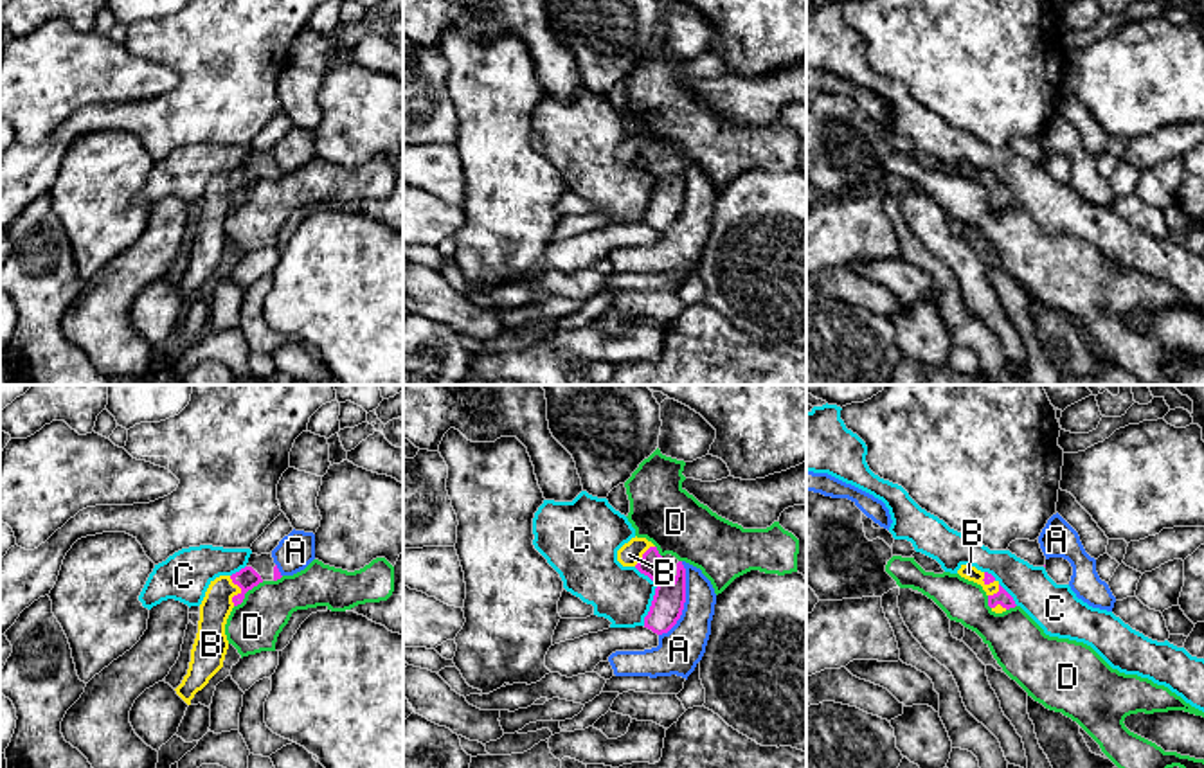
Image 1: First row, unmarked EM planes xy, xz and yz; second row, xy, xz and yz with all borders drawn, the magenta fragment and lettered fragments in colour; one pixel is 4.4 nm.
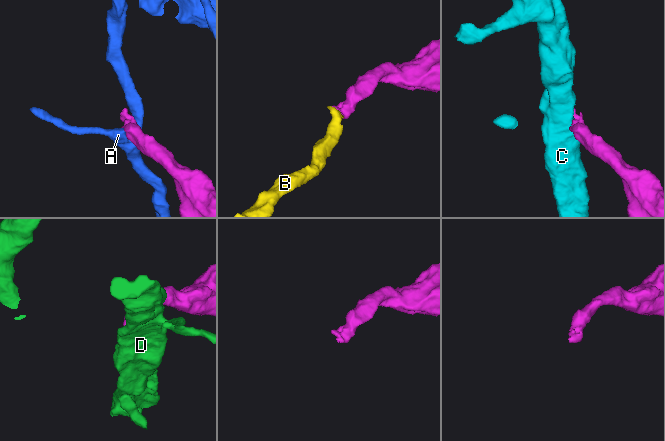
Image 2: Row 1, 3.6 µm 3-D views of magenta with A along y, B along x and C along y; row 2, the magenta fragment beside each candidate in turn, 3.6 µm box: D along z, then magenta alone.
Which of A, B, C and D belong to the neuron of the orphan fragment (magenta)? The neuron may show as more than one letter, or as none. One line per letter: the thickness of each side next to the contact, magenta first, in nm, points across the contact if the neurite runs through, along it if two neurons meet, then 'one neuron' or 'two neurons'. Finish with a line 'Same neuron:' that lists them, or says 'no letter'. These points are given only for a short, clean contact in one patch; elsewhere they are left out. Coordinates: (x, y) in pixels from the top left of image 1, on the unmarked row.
A: 140 nm thick on the magenta side, 200 nm on the other; two neurons
B: 100 nm thick on the magenta side, 140 nm on the other; runs through xy (247, 175), (242, 187), (231, 187), (216, 202); one neuron
C: 140 nm thick on the magenta side, 260 nm on the other; border along xz (634, 164), (655, 180), (655, 191), (643, 222); two neurons
D: 100 nm thick on the magenta side, 240 nm on the other; border along xy (263, 178), (254, 182), (234, 204); two neurons
Same neuron: B

